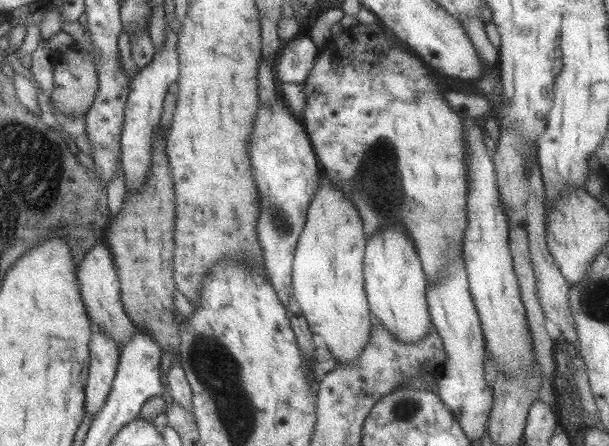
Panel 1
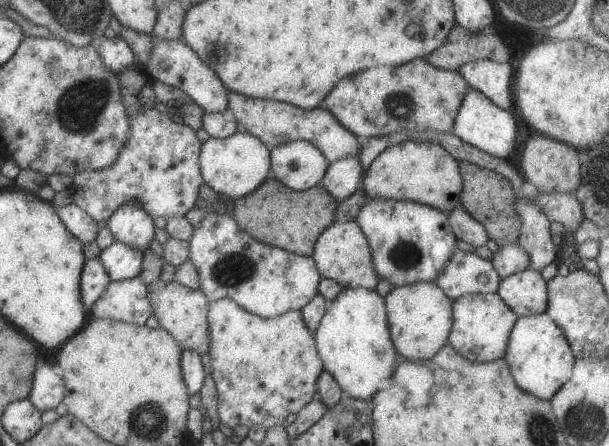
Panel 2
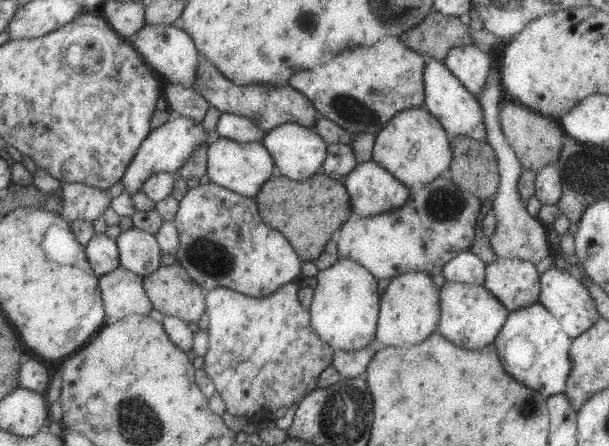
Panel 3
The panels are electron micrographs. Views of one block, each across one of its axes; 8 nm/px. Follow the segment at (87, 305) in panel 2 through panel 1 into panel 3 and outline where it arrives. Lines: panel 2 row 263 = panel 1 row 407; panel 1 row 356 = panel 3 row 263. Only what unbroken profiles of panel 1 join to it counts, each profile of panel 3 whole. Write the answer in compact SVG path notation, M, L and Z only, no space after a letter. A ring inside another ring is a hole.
M93 234L84 247L86 260L98 278L119 267L118 251L115 240L105 234Z

